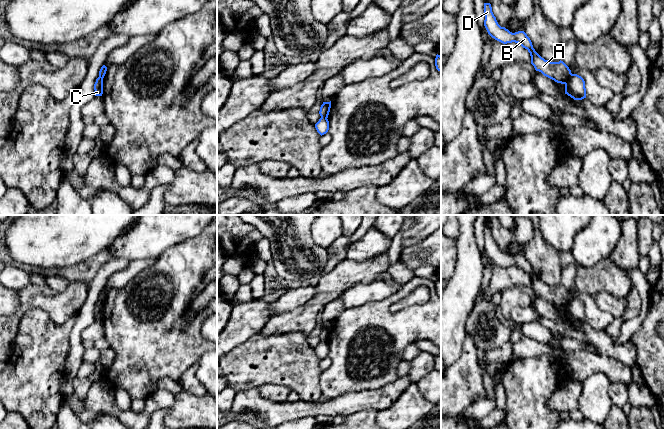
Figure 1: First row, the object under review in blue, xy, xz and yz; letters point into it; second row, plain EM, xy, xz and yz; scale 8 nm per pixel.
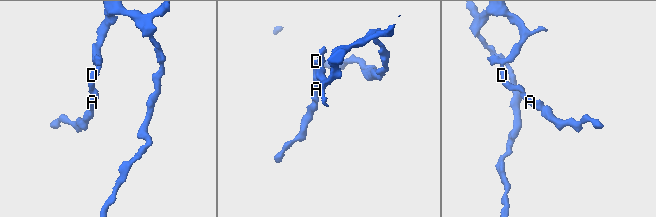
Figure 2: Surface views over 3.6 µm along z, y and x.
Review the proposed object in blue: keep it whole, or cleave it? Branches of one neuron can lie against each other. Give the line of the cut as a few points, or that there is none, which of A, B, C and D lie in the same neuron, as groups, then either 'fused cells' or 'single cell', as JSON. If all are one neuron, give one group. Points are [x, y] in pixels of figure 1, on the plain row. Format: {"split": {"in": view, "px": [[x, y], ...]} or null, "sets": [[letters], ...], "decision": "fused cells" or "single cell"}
{"split": {"in": "yz", "px": [[571, 297], [565, 308]]}, "sets": [["A", "B", "D"], ["C"]], "decision": "fused cells"}

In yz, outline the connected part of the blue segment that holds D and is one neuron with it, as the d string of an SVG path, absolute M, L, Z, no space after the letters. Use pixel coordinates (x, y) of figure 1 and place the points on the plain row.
M484 227L484 240L484 250L492 262L503 268L512 266L520 268L530 277L531 288L536 295L541 296L544 300L557 307L566 308L571 299L571 294L563 285L549 286L545 284L535 275L530 262L524 255L512 257L505 251L501 251L492 236L490 227Z

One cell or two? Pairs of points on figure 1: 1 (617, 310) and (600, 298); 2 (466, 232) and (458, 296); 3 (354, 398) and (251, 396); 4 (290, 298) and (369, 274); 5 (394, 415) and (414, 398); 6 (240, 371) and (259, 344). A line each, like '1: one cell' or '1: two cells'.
1: one cell
2: one cell
3: one cell
4: two cells
5: one cell
6: one cell

